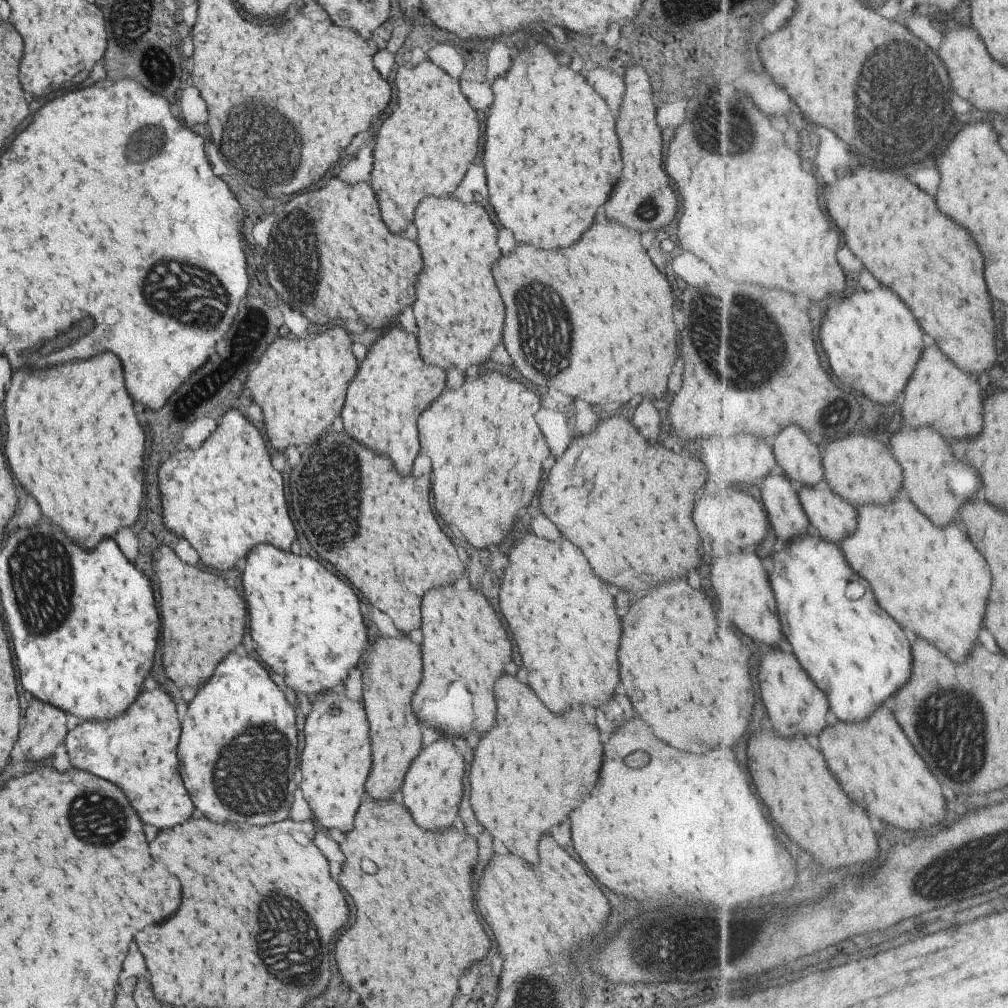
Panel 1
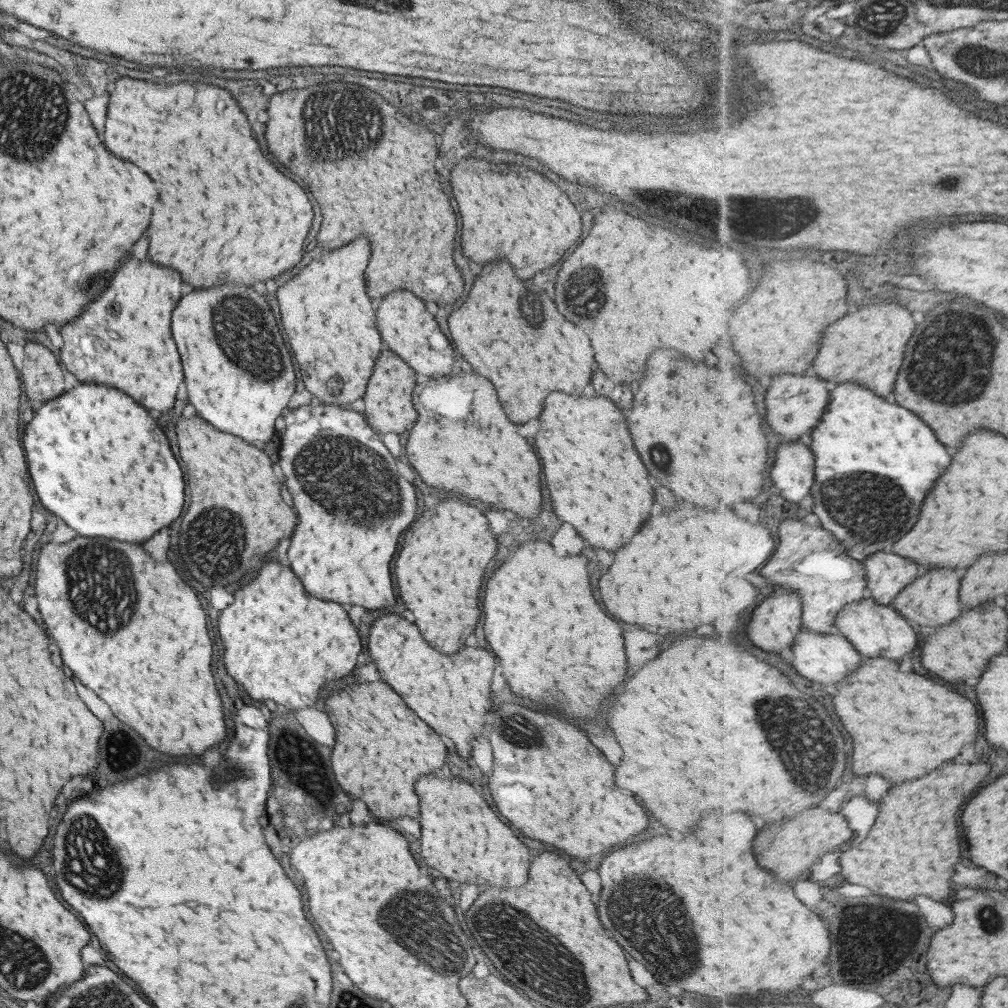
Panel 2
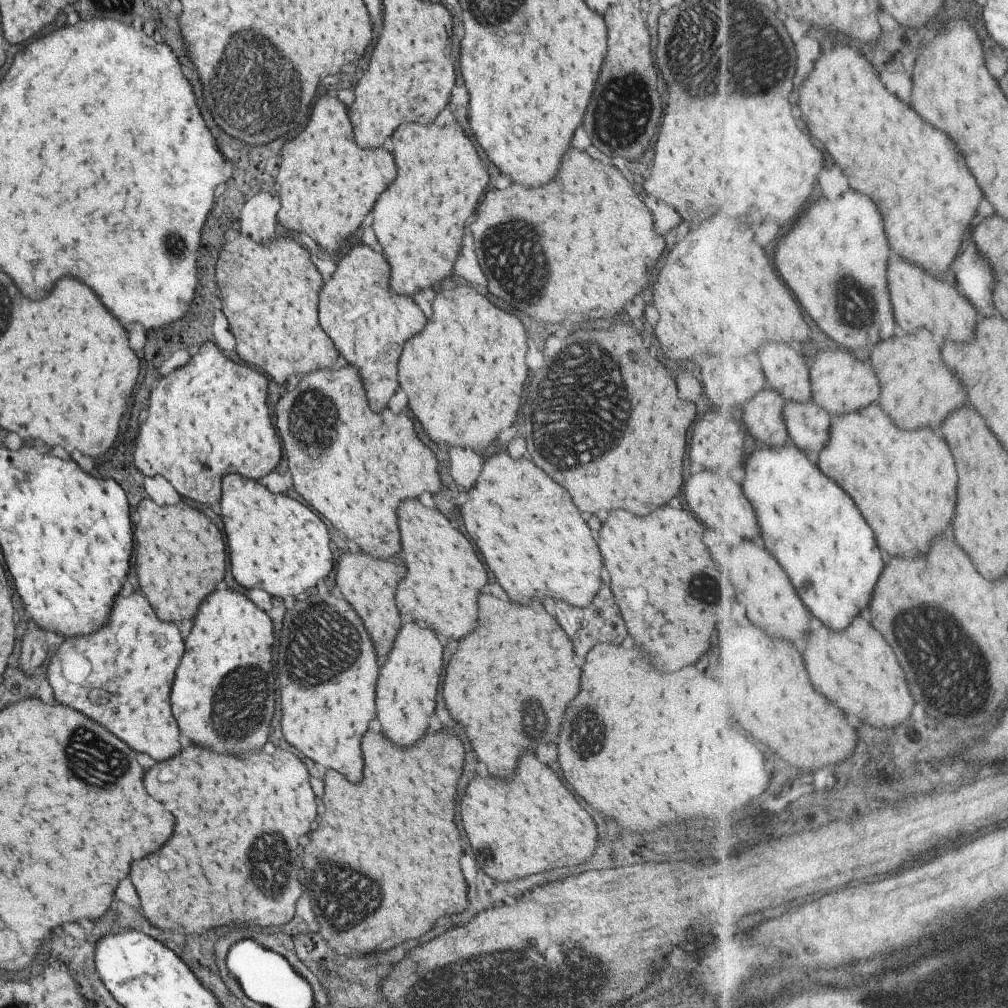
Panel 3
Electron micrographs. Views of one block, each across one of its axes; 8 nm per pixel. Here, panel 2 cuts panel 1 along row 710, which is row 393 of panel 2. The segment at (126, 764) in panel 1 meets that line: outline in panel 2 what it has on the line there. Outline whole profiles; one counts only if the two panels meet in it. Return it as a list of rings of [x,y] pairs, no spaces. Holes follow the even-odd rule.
[[[127,256],[113,274],[105,292],[97,300],[93,300],[85,308],[85,312],[77,316],[69,326],[61,328],[62,347],[59,361],[78,382],[105,384],[117,388],[147,410],[167,412],[173,406],[175,390],[181,382],[181,362],[169,332],[171,310],[175,308],[179,296],[181,296],[181,280],[175,270],[153,266],[149,260],[137,262],[135,258]]]

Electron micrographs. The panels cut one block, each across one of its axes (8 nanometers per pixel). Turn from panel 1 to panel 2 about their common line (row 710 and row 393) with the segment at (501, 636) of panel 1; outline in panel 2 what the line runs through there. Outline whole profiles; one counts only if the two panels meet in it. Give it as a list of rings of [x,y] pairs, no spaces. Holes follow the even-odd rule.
[[[459,374],[451,378],[433,378],[425,384],[413,387],[412,402],[417,410],[417,420],[407,436],[405,460],[415,468],[419,478],[435,490],[461,494],[469,500],[487,502],[499,506],[501,510],[511,510],[517,516],[533,518],[541,510],[541,492],[539,492],[539,460],[533,454],[531,446],[515,432],[515,426],[505,418],[493,386],[485,380],[471,374]]]

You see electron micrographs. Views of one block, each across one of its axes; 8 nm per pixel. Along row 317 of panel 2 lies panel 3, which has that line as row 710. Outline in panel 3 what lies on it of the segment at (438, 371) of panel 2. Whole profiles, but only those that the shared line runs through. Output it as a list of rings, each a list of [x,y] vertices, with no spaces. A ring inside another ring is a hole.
[[[417,622],[403,624],[391,646],[391,652],[383,660],[375,686],[375,714],[381,732],[397,746],[411,746],[425,732],[427,718],[435,706],[435,686],[439,674],[441,644],[435,634],[429,628],[419,626]]]

